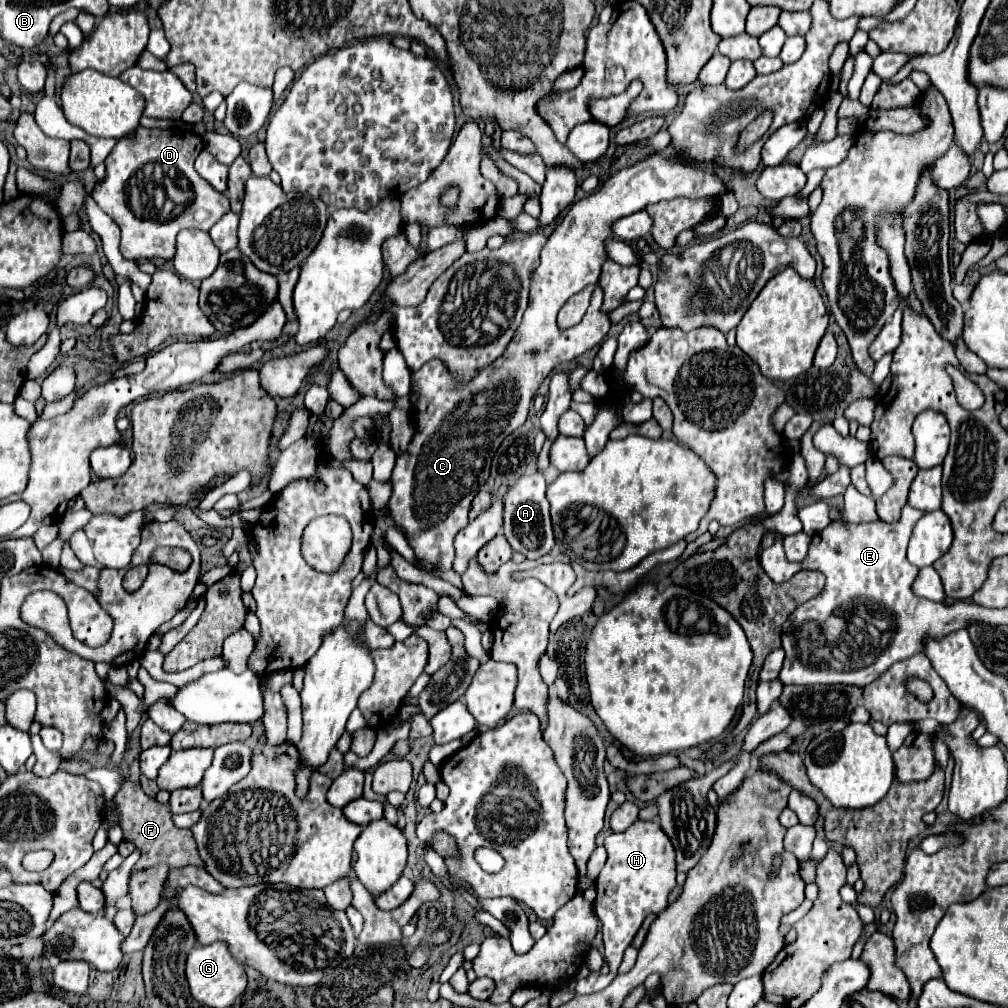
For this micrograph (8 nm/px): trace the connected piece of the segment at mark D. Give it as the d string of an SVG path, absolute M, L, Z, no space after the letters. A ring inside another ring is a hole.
M138 128L134 140L120 140L118 146L108 156L106 178L94 186L96 204L120 226L122 242L120 252L124 258L140 262L140 260L170 260L174 256L174 240L176 234L184 228L198 228L208 232L226 212L230 212L230 200L226 194L214 190L196 170L194 158L196 152L204 148L204 142L198 134L190 130L178 128ZM154 186L160 186L164 192L162 200L154 198Z

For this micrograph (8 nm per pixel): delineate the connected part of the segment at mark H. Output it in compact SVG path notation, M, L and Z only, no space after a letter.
M636 820L626 832L610 834L604 840L608 860L596 880L598 896L594 900L594 912L602 922L604 932L604 956L610 964L610 974L600 976L602 986L608 986L616 976L616 968L622 962L624 950L632 944L638 928L648 914L658 914L668 906L668 896L676 886L676 860L674 848L656 820Z

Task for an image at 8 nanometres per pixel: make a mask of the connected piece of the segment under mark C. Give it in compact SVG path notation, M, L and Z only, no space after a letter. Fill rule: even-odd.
M666 148L662 154L640 160L610 176L598 192L572 204L542 248L540 266L532 274L530 300L522 324L504 350L504 356L496 360L492 368L484 368L476 380L462 388L454 386L454 380L440 360L430 360L420 370L412 372L412 394L416 396L416 404L410 412L414 416L414 436L406 452L396 458L388 510L416 554L416 568L422 570L422 564L438 566L442 572L452 568L454 538L468 524L470 502L488 480L496 448L508 434L524 424L530 400L550 370L582 356L594 344L604 340L610 318L602 310L604 292L598 286L598 278L602 264L608 260L604 240L614 236L614 222L660 200L676 196L692 200L720 198L726 192L712 172L684 166L672 160L674 154L674 148ZM588 284L596 284L596 288L582 322L568 330L558 330L558 310L572 294Z

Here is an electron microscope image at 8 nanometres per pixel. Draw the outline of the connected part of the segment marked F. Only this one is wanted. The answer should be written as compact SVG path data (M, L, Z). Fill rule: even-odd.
M124 780L120 784L120 790L114 796L114 812L118 814L118 824L124 832L124 840L132 842L136 850L140 852L140 860L134 864L134 872L146 870L156 866L158 862L166 862L170 870L184 868L184 866L198 866L206 868L198 854L198 846L194 840L194 834L190 830L182 830L174 826L172 816L168 812L168 804L158 804L156 800L148 798L146 792L138 782Z

